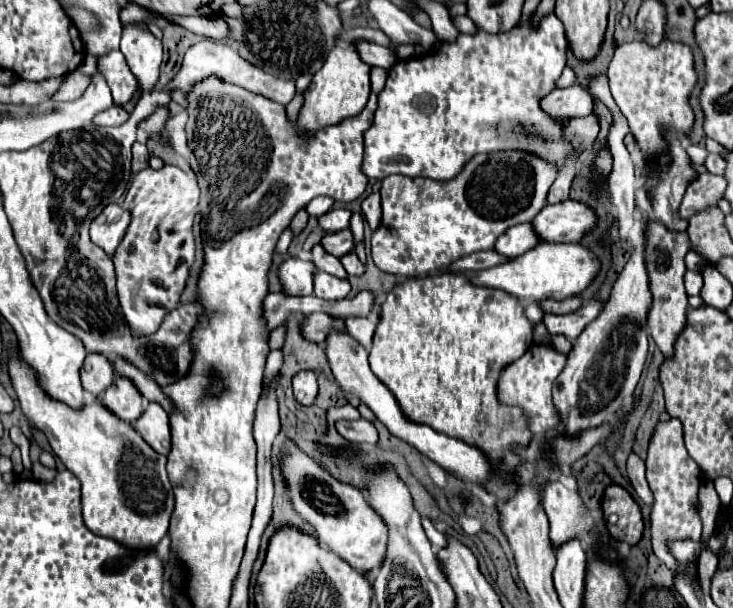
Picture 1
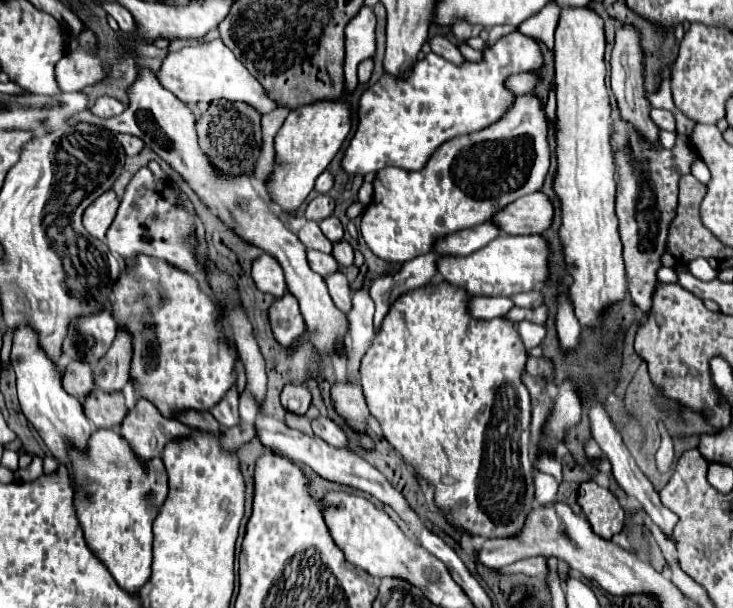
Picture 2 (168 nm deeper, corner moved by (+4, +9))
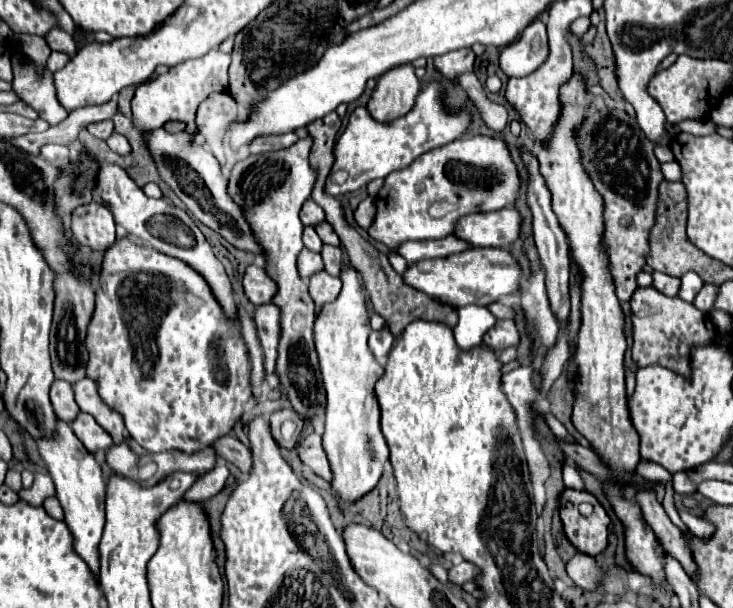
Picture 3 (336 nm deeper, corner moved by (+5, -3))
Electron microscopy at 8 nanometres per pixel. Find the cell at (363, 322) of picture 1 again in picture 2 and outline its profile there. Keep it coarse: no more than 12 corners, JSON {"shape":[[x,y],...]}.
{"shape":[[345,274],[323,276],[333,304],[341,312],[351,308]]}

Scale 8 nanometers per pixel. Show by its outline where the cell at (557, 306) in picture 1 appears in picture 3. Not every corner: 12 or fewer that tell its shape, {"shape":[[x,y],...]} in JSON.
{"shape":[[500,302],[488,306],[496,318],[514,318],[516,312]]}

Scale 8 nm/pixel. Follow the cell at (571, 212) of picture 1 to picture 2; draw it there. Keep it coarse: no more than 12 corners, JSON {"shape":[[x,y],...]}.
{"shape":[[543,192],[501,208],[491,222],[505,234],[541,234],[553,208]]}

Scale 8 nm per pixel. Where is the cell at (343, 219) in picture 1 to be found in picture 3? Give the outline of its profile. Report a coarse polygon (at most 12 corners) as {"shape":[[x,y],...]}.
{"shape":[[314,200],[300,212],[304,226],[322,224],[326,214]]}

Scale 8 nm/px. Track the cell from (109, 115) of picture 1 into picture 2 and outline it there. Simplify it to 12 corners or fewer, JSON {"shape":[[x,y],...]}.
{"shape":[[101,96],[91,112],[111,118],[123,112],[123,104],[111,96]]}

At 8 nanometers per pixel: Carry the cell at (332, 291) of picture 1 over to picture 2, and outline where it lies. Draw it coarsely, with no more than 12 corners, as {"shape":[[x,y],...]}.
{"shape":[[307,250],[309,268],[321,276],[337,272],[331,254]]}

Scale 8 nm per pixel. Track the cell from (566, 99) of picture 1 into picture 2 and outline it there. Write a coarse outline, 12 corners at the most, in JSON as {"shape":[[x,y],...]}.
{"shape":[[539,98],[383,168],[361,220],[387,262],[541,190]]}

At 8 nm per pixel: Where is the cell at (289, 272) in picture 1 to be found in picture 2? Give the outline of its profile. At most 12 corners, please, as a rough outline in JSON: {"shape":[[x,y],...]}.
{"shape":[[269,254],[253,260],[251,276],[261,292],[287,292],[283,270]]}

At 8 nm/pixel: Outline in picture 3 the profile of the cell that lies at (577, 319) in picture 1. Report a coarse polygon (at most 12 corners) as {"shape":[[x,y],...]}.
{"shape":[[498,320],[484,336],[492,350],[520,342],[514,320]]}

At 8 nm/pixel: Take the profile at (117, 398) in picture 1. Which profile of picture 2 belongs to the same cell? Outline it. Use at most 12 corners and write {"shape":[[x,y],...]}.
{"shape":[[93,390],[85,416],[97,430],[117,430],[127,414],[119,392]]}

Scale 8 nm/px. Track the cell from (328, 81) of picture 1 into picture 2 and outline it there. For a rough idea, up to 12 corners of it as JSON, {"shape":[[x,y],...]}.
{"shape":[[347,96],[289,112],[275,136],[271,202],[289,216],[349,130]]}

